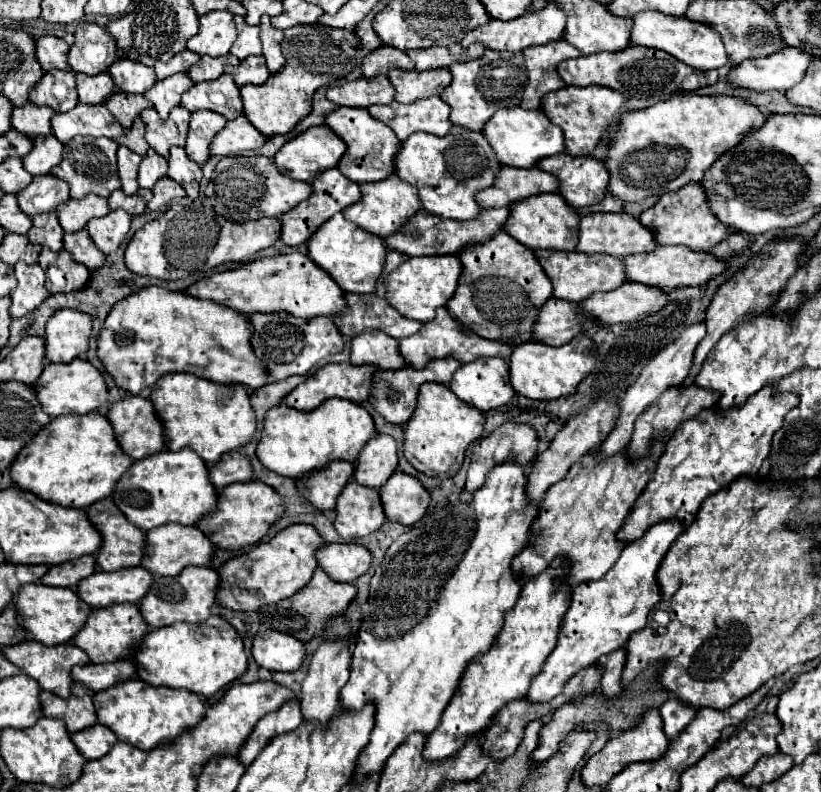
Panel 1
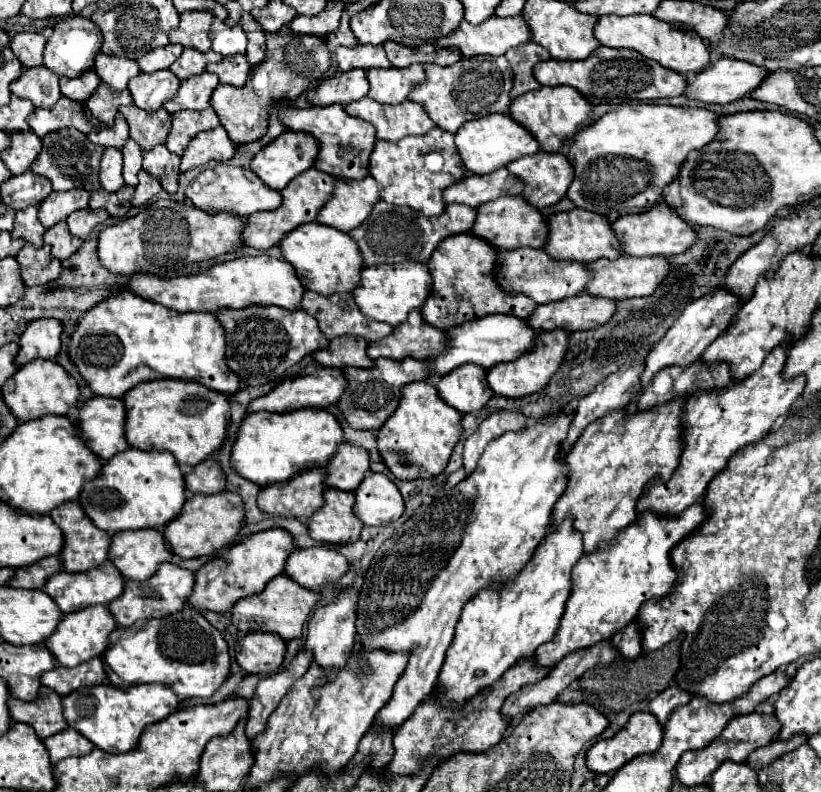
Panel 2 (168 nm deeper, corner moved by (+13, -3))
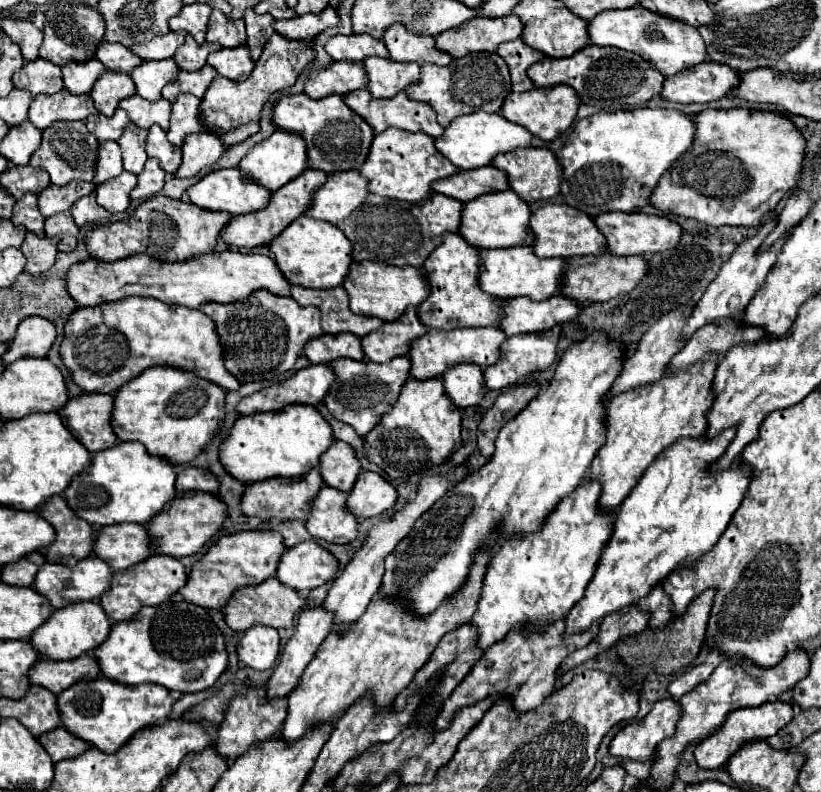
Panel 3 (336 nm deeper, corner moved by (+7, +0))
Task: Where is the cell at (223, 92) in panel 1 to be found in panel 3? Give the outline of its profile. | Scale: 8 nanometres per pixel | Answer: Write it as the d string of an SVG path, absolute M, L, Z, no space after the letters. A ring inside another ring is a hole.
M205 65L193 73L181 71L179 77L175 79L175 83L171 83L171 87L163 89L163 99L167 99L169 103L175 103L179 93L191 93L201 99L205 95L205 91L211 87L215 77L217 77L217 71L211 65Z

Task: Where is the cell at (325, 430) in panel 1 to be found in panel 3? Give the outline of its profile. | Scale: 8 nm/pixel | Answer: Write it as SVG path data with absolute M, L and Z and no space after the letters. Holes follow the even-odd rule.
M287 405L281 411L271 413L255 413L247 417L239 417L229 433L229 437L221 445L221 463L223 467L241 483L251 485L257 481L265 481L271 477L299 477L305 475L311 467L319 463L323 451L327 451L333 443L333 429L323 419L323 415L311 405Z

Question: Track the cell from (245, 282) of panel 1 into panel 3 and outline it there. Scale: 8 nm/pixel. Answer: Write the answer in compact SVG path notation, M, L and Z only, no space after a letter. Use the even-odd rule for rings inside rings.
M239 251L201 255L175 265L159 263L143 253L131 255L115 263L87 259L87 263L79 263L67 275L67 291L79 305L101 305L131 295L143 295L155 297L167 305L183 305L189 309L197 309L203 303L245 301L251 293L259 289L267 289L279 297L287 297L289 281L271 257Z

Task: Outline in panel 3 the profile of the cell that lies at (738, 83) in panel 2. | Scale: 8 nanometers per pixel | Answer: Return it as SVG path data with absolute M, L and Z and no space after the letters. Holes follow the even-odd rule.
M705 61L699 67L667 77L663 97L679 103L709 103L727 97L741 81L741 73L729 65Z

